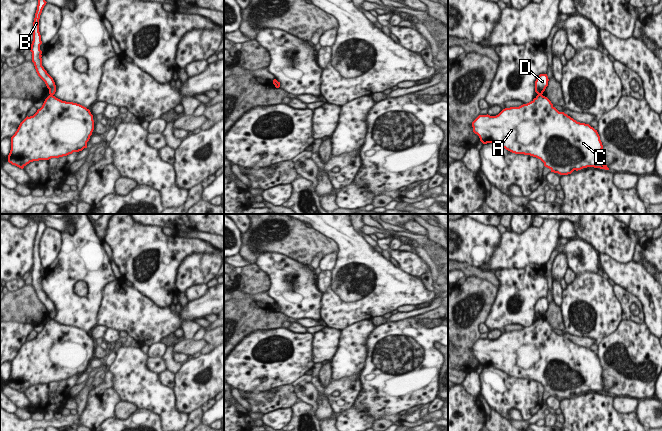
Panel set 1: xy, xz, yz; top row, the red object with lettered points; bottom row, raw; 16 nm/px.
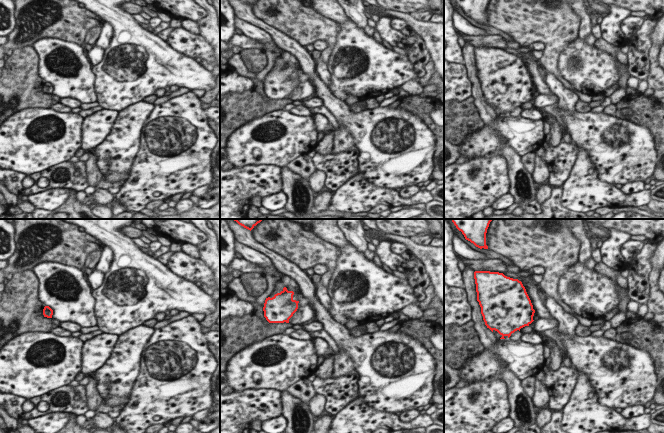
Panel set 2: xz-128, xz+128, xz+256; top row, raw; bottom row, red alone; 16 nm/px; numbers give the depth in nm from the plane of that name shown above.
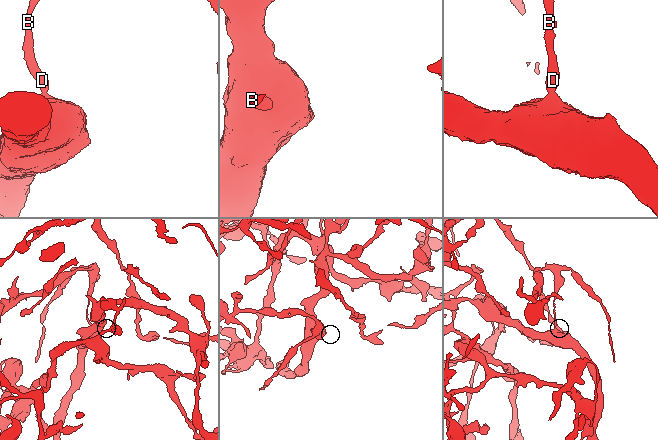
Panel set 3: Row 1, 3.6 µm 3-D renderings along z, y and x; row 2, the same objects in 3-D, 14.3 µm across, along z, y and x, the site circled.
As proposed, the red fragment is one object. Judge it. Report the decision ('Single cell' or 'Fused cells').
Fused cells

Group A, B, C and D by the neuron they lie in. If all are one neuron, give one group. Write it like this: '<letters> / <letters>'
A C / B D

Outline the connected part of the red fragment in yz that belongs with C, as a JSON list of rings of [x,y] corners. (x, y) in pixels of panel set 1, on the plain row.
[[[537,319],[531,326],[519,331],[505,332],[496,340],[479,339],[472,346],[472,351],[473,356],[479,360],[483,368],[495,367],[512,377],[536,381],[551,396],[560,399],[568,399],[574,394],[578,395],[587,391],[609,394],[602,386],[603,369],[597,354],[589,348],[577,346],[564,336],[559,336],[543,319]]]

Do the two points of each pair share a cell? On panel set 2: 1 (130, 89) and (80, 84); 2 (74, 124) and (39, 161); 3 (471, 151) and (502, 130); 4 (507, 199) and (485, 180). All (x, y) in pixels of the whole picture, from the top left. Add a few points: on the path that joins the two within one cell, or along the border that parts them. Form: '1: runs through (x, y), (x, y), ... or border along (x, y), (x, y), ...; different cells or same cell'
1: border along (92, 66), (94, 92), (97, 100); different cells
2: runs through (65, 133), (48, 152); same cell
3: runs through (479, 144), (485, 143), (494, 135); same cell
4: border along (507, 192), (499, 196), (489, 206); different cells

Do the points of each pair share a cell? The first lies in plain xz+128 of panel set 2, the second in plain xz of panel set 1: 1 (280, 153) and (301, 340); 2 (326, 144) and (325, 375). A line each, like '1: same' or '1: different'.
1: same
2: same

